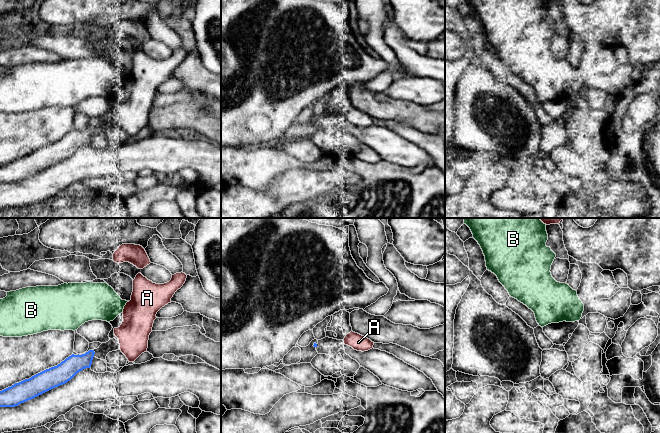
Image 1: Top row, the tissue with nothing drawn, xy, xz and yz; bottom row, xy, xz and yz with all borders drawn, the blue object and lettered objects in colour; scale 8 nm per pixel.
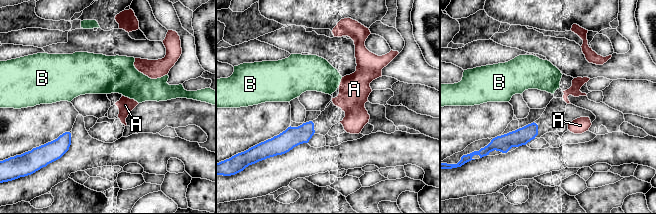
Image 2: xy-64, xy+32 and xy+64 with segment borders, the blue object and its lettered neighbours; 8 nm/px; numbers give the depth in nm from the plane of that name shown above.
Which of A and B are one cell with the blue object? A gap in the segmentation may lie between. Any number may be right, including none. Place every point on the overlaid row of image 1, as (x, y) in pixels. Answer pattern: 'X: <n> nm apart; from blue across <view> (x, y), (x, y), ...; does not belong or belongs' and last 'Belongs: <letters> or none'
A: 200 nm apart; from blue across xy (94, 352), (120, 349); does not belong
B: 190 nm apart; from blue across xy (73, 354), (73, 330); does not belong
Belongs: none

